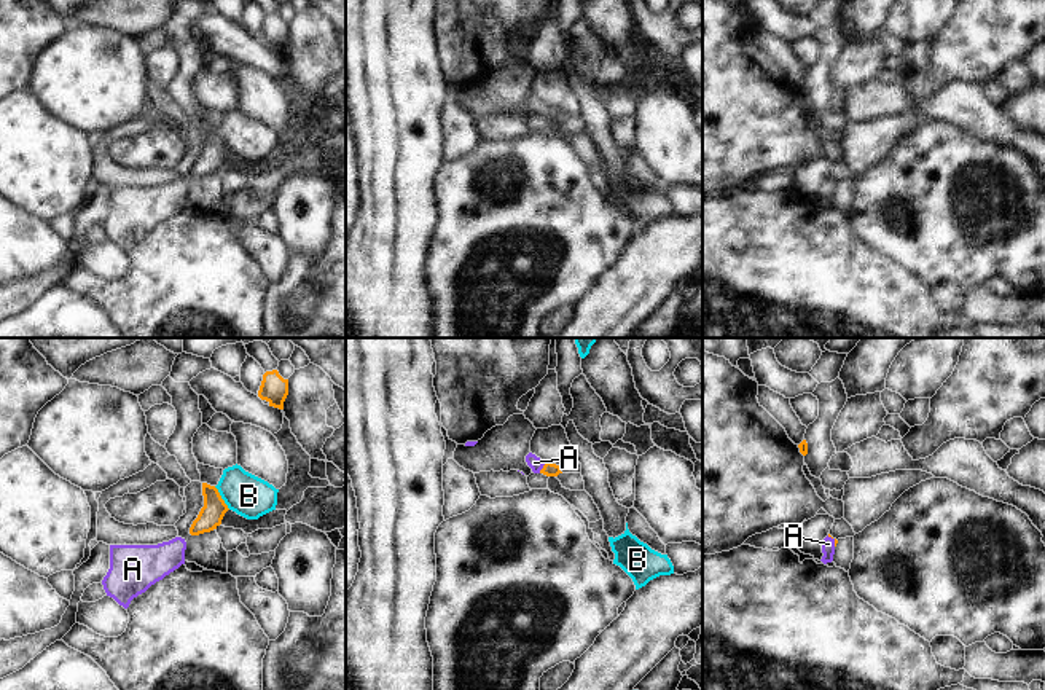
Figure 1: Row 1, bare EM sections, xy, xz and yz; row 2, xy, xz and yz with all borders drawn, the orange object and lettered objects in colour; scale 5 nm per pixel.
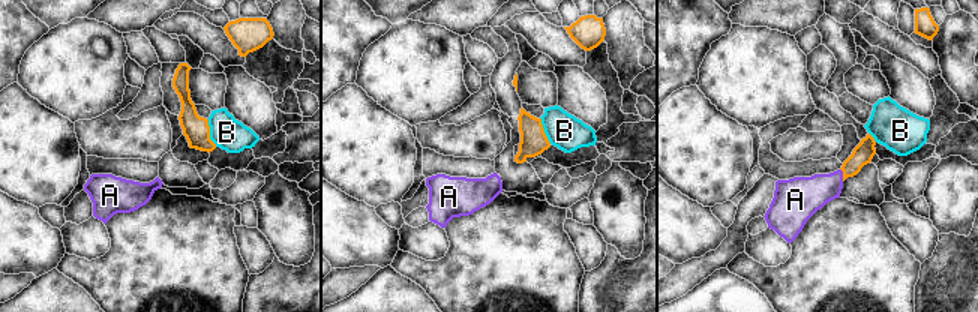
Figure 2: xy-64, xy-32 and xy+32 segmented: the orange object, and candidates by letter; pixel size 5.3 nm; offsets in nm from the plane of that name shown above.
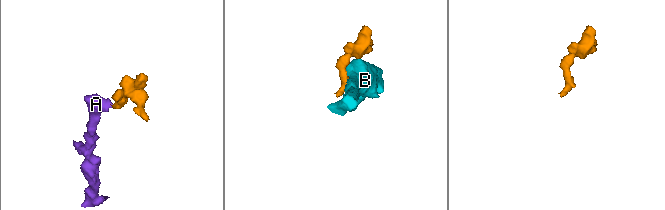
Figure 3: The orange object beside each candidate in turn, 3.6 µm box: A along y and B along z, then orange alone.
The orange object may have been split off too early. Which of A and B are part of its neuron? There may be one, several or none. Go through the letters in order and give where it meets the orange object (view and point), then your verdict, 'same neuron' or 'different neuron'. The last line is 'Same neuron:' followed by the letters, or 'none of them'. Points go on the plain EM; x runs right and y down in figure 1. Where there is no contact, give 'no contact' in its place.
A: meets orange in xz at (544, 110); same neuron
B: meets orange in xy at (220, 141); different neuron
Same neuron: A

